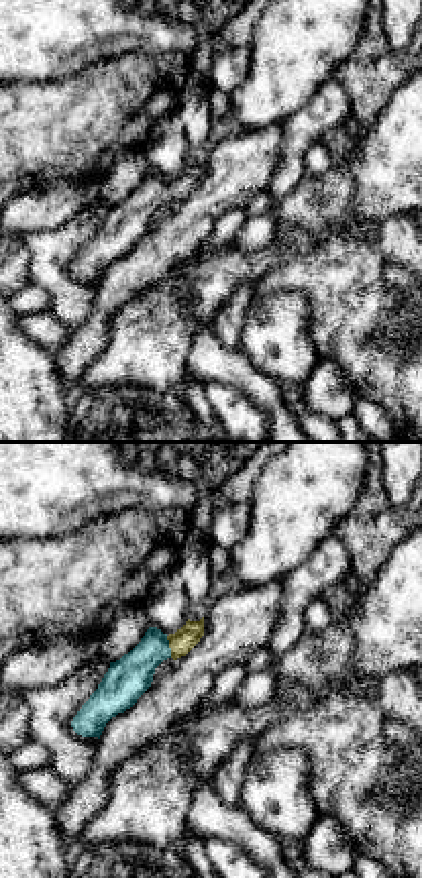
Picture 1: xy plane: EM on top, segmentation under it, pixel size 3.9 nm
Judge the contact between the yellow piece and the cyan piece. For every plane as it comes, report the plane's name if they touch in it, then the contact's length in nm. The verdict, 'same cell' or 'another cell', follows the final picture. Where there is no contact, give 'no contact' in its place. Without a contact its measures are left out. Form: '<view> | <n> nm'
xy | 90 nm

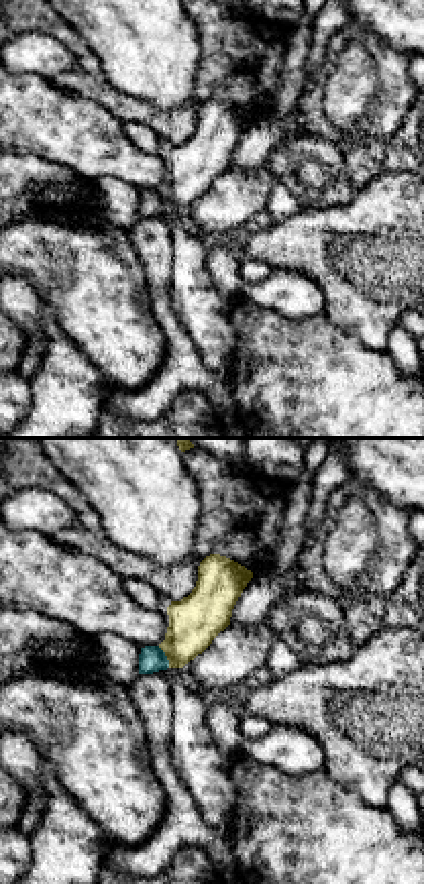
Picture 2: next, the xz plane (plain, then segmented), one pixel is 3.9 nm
xz | 100 nm

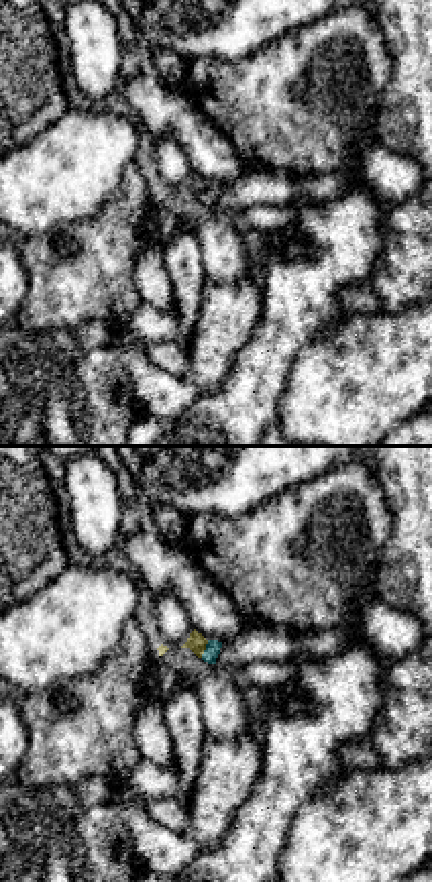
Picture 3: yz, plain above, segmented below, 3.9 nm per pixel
yz | 80 nm

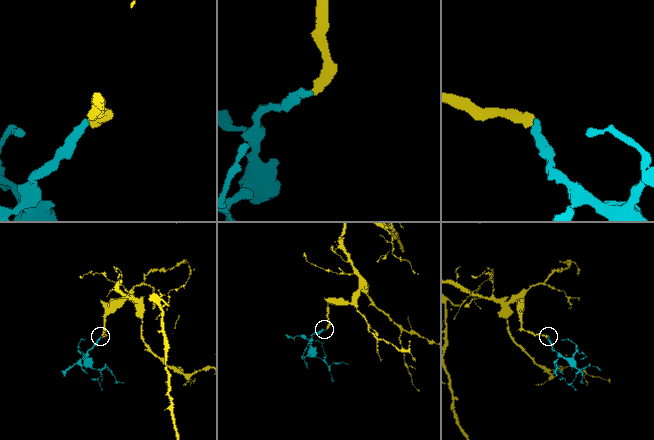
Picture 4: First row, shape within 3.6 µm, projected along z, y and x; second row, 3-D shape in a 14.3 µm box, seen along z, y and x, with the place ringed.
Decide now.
same cell

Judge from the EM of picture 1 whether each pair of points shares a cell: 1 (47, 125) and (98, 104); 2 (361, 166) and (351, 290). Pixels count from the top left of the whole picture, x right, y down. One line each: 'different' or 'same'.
1: same
2: different

